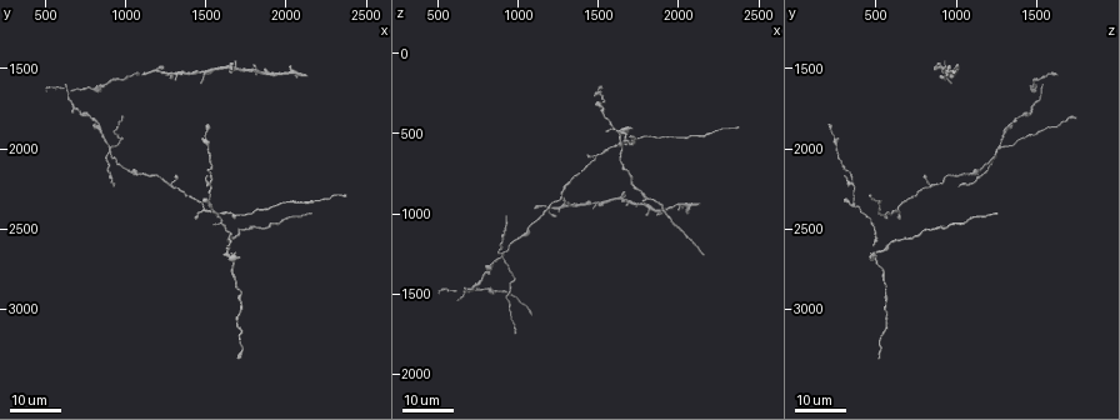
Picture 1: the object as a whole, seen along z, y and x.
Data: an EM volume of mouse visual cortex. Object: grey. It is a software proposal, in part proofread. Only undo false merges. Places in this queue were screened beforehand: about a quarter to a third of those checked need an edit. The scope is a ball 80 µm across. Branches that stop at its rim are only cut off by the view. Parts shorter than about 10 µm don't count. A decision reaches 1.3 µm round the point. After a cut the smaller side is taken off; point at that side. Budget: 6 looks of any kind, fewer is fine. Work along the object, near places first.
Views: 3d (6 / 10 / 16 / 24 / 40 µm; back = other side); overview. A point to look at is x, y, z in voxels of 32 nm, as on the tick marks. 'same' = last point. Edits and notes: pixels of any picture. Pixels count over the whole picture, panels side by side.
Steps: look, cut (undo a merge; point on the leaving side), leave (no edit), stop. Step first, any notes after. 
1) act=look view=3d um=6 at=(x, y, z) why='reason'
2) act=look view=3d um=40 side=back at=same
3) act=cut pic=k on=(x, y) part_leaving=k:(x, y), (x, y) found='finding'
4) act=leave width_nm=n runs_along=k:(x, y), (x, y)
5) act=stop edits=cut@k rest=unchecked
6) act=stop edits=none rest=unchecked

act=look view=3d um=16 at=(1520, 2380, 620) why='thick turns thin'

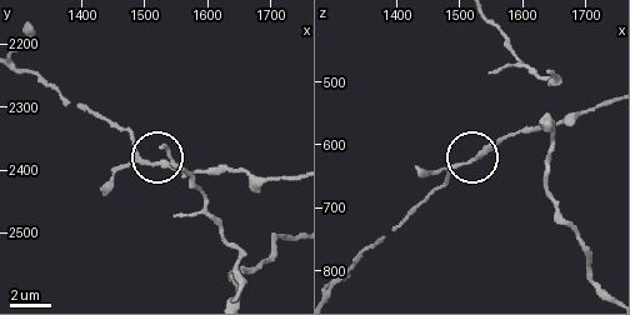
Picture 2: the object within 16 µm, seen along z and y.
act=look view=3d um=6 at=(1510, 2395, 625)

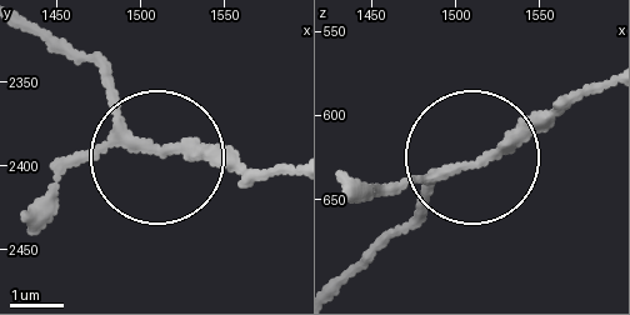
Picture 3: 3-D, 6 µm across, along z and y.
act=leave arms=3 runs_along=3:(348, 283), (438, 180), (509, 153), (585, 86) found='all the same neuron'

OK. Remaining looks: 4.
act=look view=3d um=16 at=(1520, 2320, 360) why='thick turns thin'

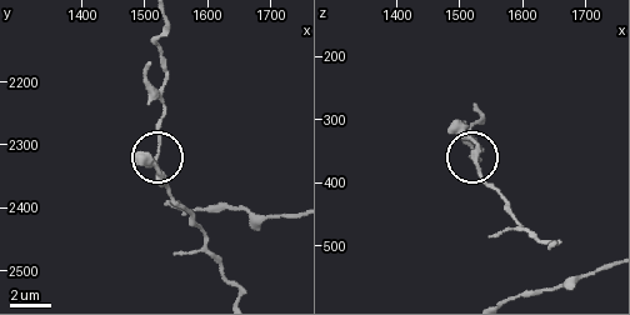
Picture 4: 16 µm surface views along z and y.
act=look view=3d um=6 at=same why='zoom in'

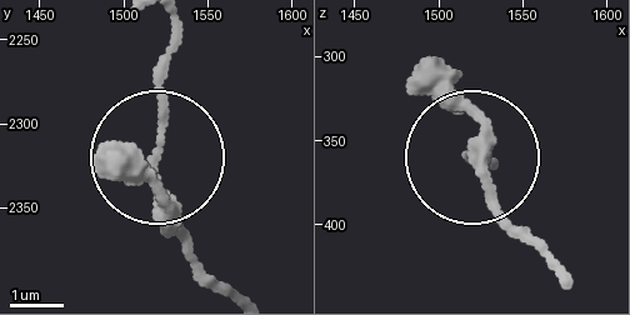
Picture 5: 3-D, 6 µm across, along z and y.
act=look view=3d um=6 side=back at=same

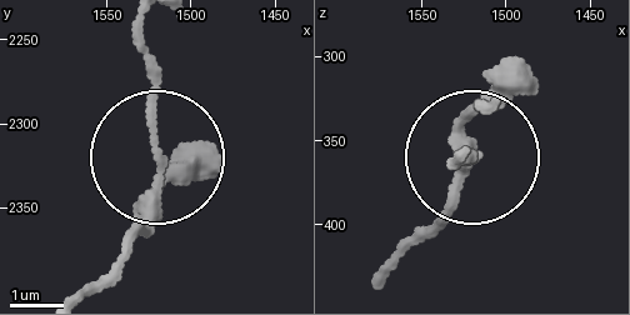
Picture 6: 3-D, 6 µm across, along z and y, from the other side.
act=leave arms=4 found='all the same neuron'

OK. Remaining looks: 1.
act=stop edits=none rest=unchecked

